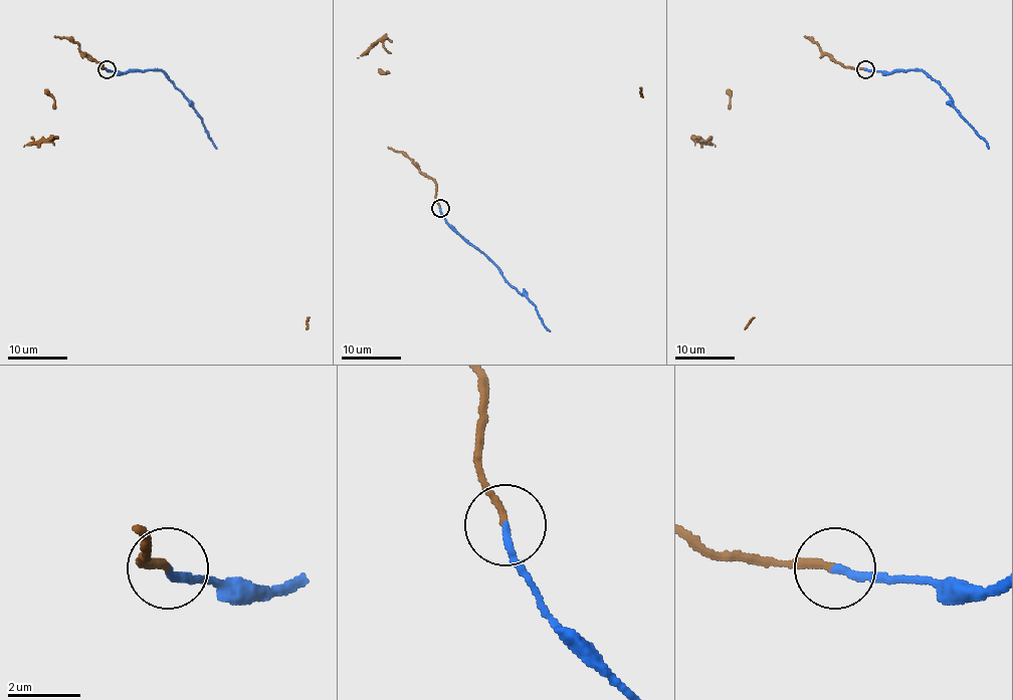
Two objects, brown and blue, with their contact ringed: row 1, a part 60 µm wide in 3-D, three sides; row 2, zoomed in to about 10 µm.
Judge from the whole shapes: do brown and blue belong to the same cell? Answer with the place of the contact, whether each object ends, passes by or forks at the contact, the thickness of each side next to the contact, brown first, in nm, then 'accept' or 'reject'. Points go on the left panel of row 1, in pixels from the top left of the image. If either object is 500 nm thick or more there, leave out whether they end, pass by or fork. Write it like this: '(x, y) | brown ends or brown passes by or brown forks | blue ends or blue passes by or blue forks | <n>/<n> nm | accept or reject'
(107, 69) | brown ends | blue ends | 180/200 nm | reject

